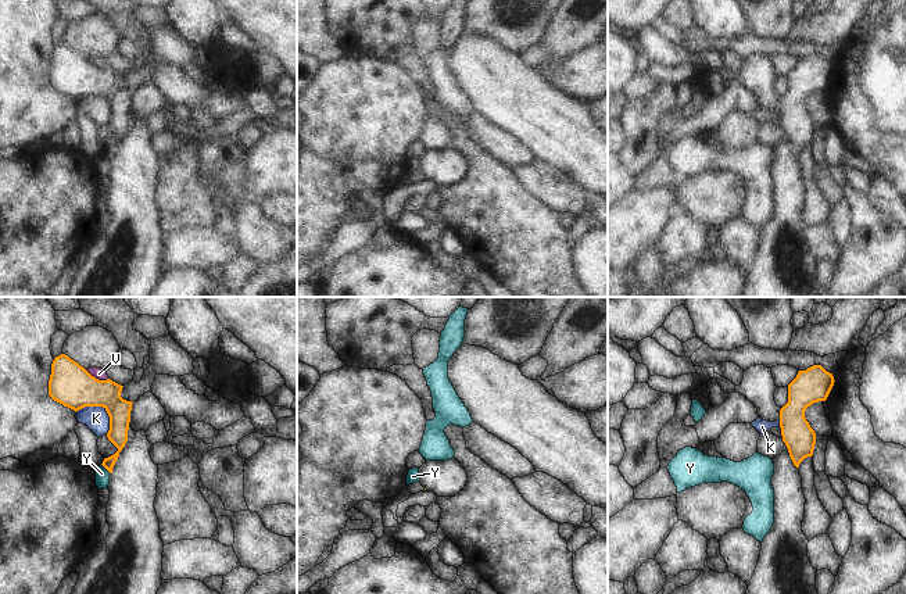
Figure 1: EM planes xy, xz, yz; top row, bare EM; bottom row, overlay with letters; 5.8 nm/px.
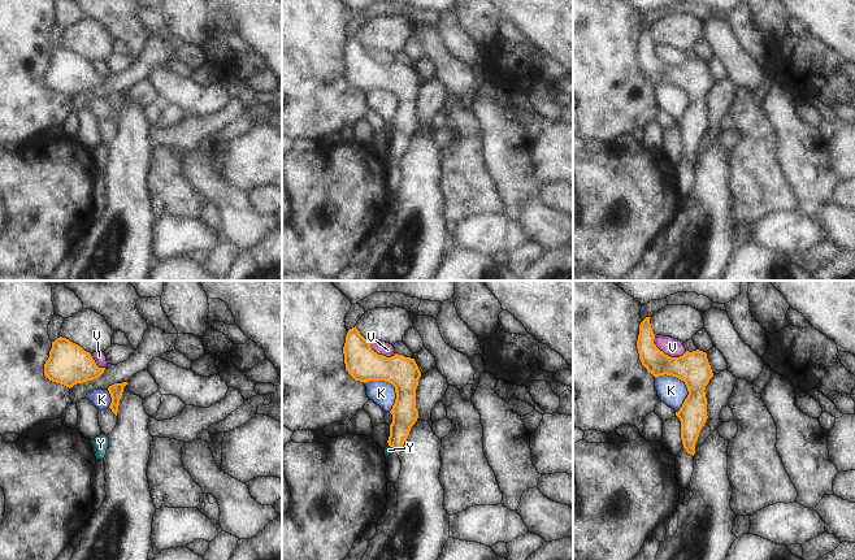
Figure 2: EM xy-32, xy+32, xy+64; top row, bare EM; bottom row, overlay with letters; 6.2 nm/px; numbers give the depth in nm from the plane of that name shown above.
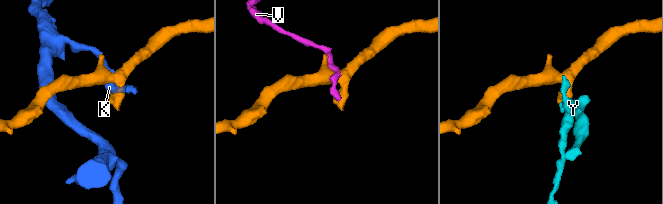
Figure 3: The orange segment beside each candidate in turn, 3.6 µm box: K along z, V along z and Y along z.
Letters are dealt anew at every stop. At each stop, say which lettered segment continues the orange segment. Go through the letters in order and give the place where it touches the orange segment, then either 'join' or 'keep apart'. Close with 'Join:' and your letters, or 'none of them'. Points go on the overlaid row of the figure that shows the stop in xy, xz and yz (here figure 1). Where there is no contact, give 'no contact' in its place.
K: xy (101, 405) | keep apart
V: xy (97, 379) | keep apart
Y: xy (106, 468) | keep apart
Join: none of them

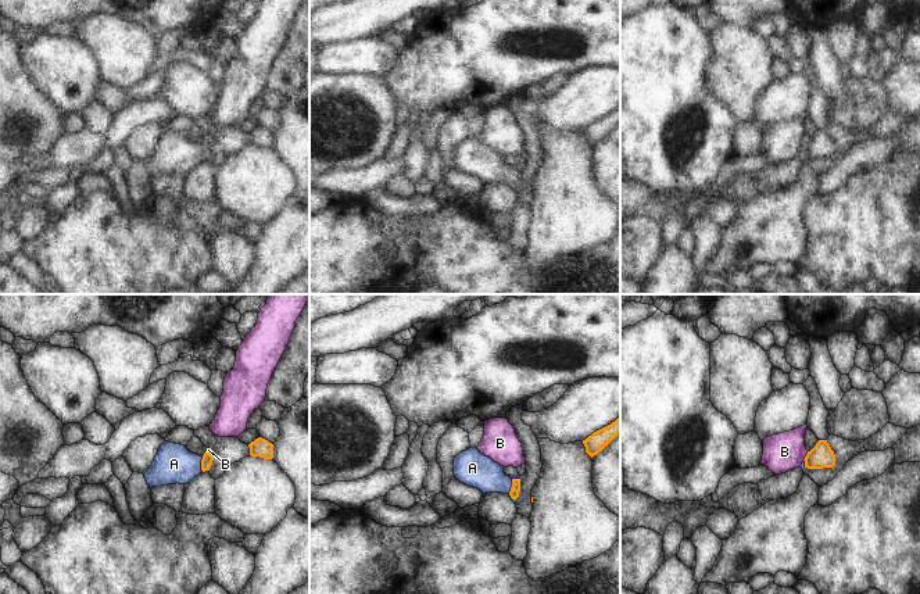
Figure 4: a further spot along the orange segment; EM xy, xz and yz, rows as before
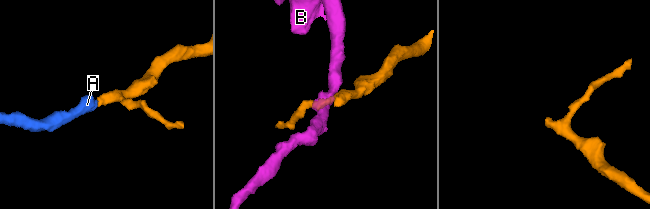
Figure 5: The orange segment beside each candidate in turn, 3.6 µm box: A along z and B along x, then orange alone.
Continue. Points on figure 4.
A: xy (201, 464) | join
B: yz (806, 455) | keep apart
Join: A

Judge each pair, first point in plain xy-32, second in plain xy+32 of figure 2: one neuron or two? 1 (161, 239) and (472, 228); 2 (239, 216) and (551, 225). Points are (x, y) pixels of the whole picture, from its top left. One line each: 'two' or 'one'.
1: one
2: one

